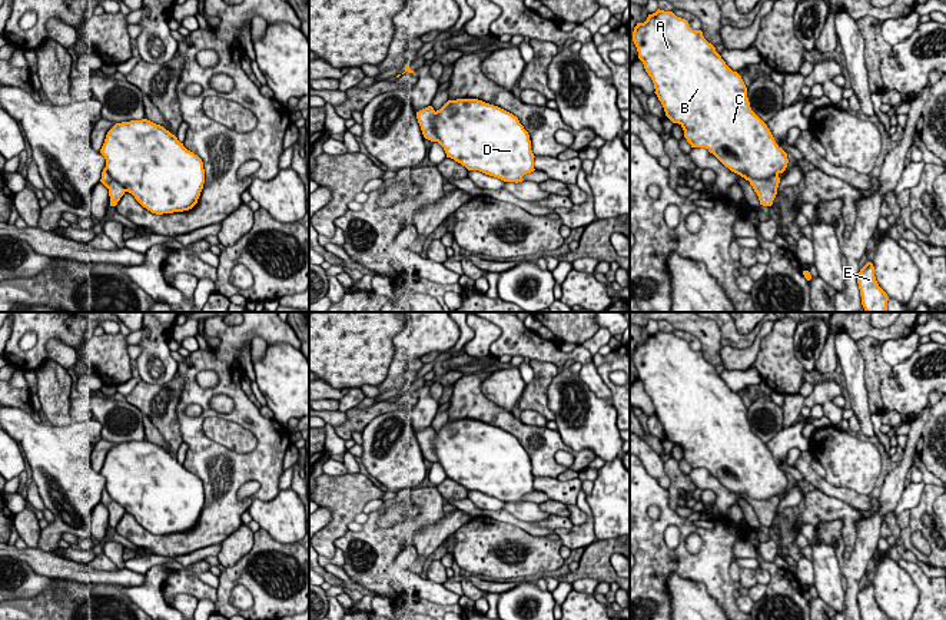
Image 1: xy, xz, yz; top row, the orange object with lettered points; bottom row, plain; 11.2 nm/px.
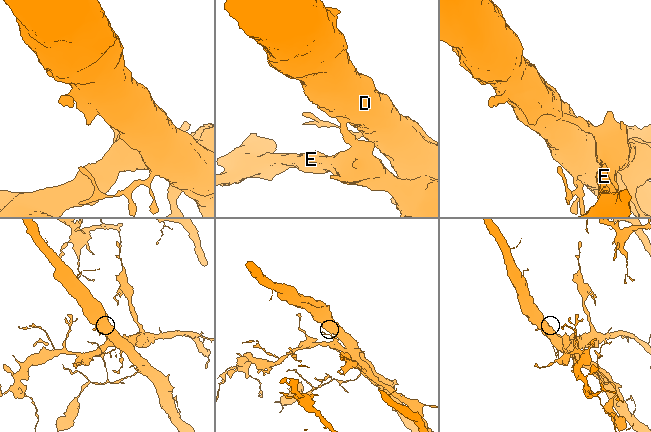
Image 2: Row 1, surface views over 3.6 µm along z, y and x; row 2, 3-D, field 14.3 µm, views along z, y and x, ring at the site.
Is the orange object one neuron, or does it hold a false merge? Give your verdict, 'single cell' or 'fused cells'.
fused cells

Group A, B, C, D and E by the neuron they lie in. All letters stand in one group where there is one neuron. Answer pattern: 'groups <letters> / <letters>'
groups A B C D / E

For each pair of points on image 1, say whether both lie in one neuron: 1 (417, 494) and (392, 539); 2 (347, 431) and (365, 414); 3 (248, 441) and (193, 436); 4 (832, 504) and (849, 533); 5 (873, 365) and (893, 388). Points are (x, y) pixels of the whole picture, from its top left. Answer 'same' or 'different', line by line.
1: same
2: same
3: different
4: same
5: different

